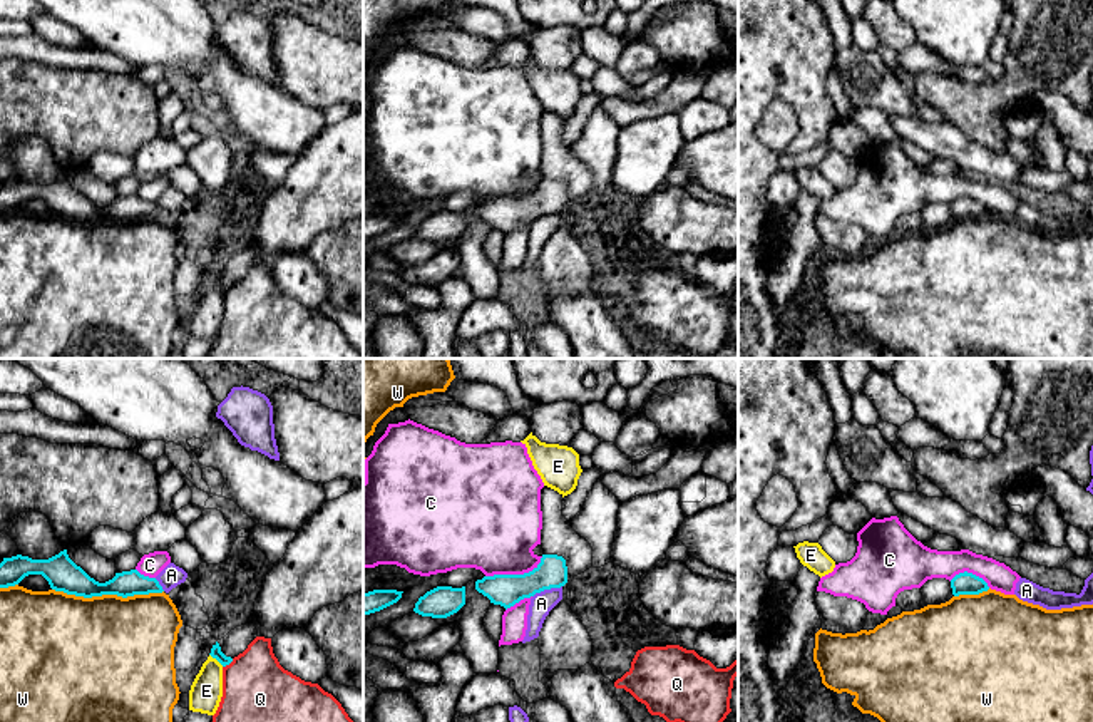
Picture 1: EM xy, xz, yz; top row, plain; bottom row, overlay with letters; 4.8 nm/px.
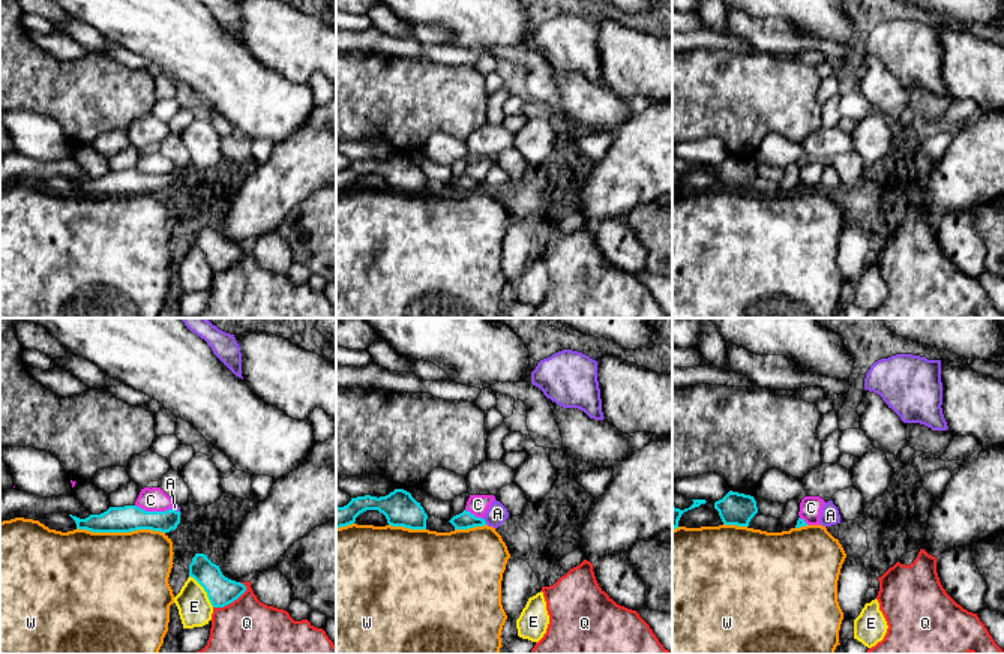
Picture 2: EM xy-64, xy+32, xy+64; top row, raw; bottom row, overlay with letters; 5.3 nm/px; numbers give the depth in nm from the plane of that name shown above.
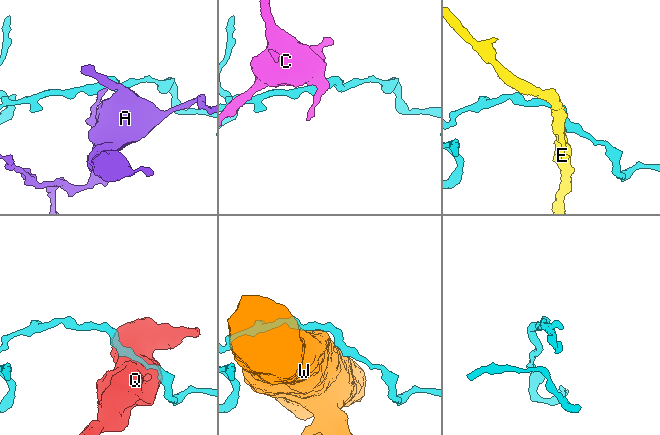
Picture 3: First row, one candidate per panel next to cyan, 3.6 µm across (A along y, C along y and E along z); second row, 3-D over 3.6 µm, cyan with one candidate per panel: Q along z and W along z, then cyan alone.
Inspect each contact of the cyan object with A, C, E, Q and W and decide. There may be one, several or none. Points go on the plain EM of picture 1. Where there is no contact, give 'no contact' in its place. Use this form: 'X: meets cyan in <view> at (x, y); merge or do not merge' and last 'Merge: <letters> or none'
A: meets cyan in xz at (546, 213); do not merge
C: meets cyan in xz at (514, 200); do not merge
E: meets cyan in xy at (216, 283); do not merge
Q: meets cyan in xy at (228, 288); do not merge
W: meets cyan in xy at (107, 218); do not merge
Merge: none

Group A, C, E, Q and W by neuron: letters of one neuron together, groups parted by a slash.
A / C / E / Q / W

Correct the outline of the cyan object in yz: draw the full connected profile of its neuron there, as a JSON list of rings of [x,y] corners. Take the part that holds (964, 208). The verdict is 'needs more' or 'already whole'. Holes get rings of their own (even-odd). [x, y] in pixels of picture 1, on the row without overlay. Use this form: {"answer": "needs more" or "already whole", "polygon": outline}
{"answer": "already whole", "polygon": [[[959,198],[951,204],[951,213],[952,213],[952,219],[959,221],[959,219],[979,219],[983,216],[988,216],[989,211],[988,208],[972,199],[972,198]]]}

